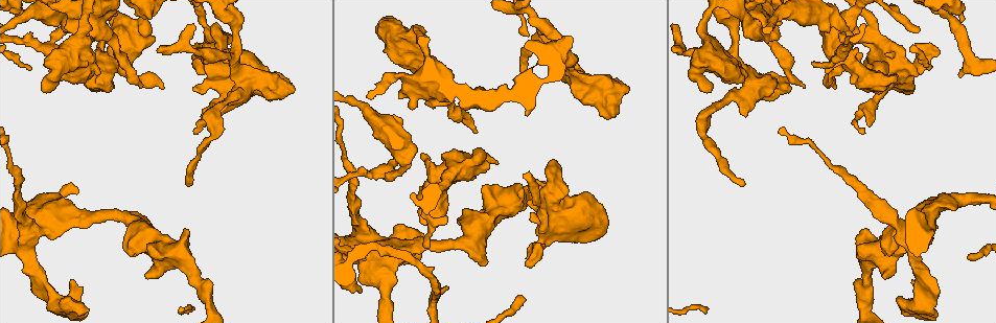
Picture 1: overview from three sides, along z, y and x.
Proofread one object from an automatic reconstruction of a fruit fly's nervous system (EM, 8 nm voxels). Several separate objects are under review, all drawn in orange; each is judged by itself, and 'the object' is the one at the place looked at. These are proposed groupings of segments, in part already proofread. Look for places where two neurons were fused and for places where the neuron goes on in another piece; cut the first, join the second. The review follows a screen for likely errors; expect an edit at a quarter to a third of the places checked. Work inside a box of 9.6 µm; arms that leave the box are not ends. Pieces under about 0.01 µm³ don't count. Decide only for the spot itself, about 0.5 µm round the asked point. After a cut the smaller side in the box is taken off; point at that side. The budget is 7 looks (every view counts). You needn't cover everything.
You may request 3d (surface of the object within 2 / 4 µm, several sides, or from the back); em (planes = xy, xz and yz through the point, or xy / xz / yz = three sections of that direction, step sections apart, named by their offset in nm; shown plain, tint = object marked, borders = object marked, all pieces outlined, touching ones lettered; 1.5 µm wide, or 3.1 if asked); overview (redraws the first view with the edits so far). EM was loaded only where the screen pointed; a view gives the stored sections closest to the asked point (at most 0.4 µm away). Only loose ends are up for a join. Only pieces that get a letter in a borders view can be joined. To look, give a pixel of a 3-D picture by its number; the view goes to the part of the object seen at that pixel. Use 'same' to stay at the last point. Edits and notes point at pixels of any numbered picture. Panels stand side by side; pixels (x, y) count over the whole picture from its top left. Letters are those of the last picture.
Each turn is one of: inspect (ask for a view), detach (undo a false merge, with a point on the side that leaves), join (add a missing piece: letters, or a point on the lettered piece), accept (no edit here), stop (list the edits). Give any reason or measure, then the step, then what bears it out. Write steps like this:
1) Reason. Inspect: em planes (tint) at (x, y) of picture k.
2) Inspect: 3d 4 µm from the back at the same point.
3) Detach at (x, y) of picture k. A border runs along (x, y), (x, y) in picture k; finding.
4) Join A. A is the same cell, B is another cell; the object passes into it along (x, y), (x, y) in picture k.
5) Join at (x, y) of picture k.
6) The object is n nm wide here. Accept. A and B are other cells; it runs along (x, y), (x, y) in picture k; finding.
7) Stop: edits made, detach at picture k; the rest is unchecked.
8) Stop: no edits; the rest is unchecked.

Free end. Inspect: em planes (borders) at (970, 255) of picture 1.

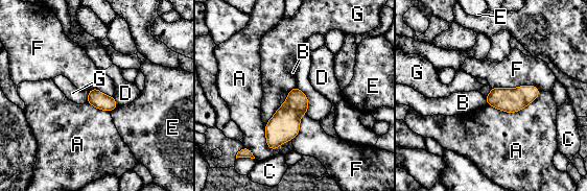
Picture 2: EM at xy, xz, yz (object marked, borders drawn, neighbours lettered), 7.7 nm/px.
The object is 120 nm wide here. Accept. A, B, C, D, E, F and G are other cells; a border runs along (281, 105), (265, 123) in picture 2; no lettered piece goes on from it.

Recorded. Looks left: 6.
An open end. Inspect: em planes (borders) at (497, 164) of picture 1.

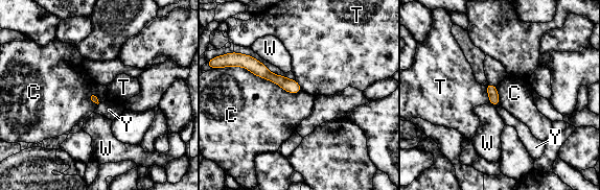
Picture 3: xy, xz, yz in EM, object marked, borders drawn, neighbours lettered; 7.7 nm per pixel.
Accept. C, T, W and Y are other cells; no lettered piece goes on from it.

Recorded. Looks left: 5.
An open end. Inspect: em planes (borders) at (75, 227) of picture 1.

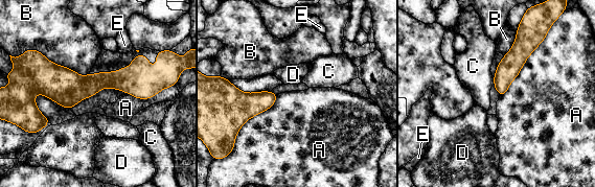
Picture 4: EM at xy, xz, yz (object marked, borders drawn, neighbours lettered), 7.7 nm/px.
Accept. A, B, C, D and E are other cells; it runs along (176, 73), (103, 79), (53, 96) in picture 4; none of them fits.

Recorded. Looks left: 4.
Stop: no edits; the rest is unchecked.

